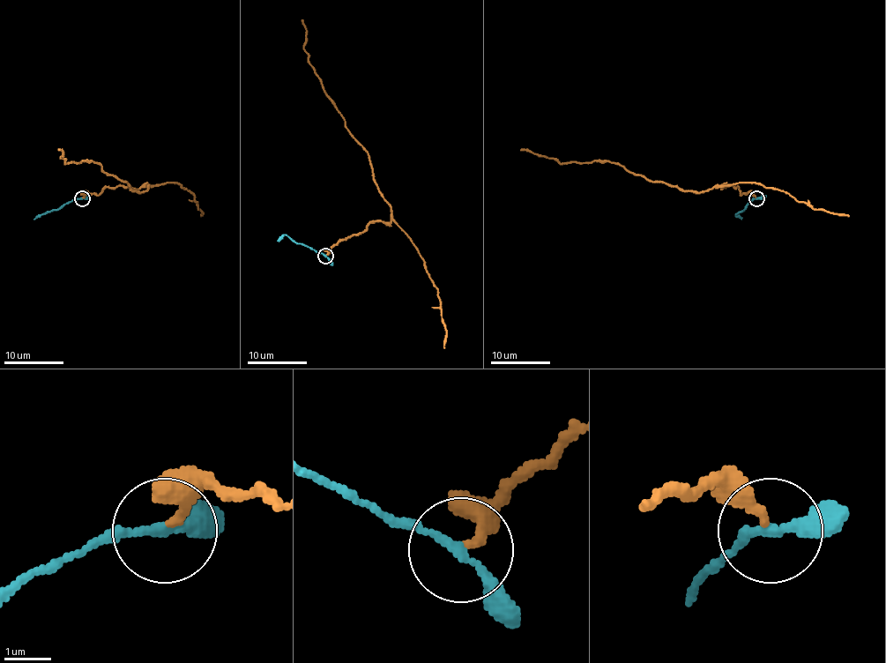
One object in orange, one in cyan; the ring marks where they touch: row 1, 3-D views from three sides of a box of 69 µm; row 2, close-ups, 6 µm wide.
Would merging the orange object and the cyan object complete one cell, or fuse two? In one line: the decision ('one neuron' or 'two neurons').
two neurons

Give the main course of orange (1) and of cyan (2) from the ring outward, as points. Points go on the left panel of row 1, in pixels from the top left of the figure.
1: (82, 197), (99, 194), (106, 187), (147, 189), (137, 193), (94, 161), (64, 163), (58, 148)
2: (82, 198), (73, 198), (33, 219)

